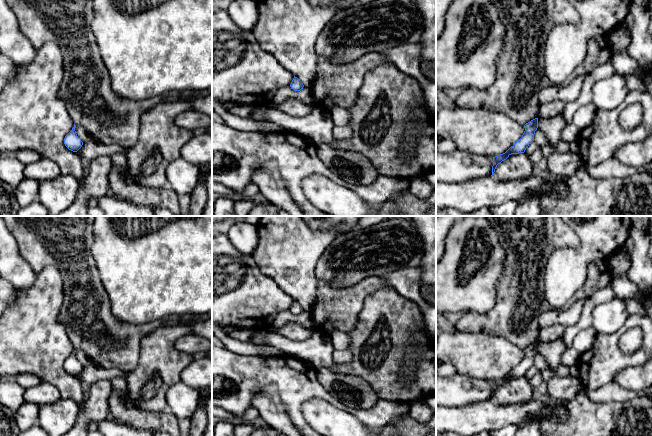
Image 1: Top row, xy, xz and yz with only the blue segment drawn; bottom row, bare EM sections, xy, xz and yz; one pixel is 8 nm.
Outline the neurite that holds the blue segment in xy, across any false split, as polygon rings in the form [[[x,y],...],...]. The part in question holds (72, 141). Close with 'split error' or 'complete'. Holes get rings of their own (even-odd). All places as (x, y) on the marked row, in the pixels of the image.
[[[74,124],[72,130],[64,138],[65,146],[73,152],[77,152],[83,145],[83,142],[76,134],[75,127],[76,125]]] | complete

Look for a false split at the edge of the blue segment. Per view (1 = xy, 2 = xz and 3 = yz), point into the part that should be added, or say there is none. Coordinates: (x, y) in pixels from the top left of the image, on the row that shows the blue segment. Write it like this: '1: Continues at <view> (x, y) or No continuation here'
1: No continuation here
2: No continuation here
3: No continuation here

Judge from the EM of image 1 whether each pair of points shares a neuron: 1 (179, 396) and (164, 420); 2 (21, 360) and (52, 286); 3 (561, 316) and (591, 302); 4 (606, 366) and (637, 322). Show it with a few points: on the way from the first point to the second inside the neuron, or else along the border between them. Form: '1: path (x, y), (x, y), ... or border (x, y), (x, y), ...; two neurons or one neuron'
1: border (168, 409), (178, 420); two neurons
2: path (23, 342), (28, 337), (31, 320), (40, 304); one neuron
3: border (586, 299), (579, 319), (569, 326); two neurons
4: path (606, 353), (606, 346), (624, 329); one neuron

